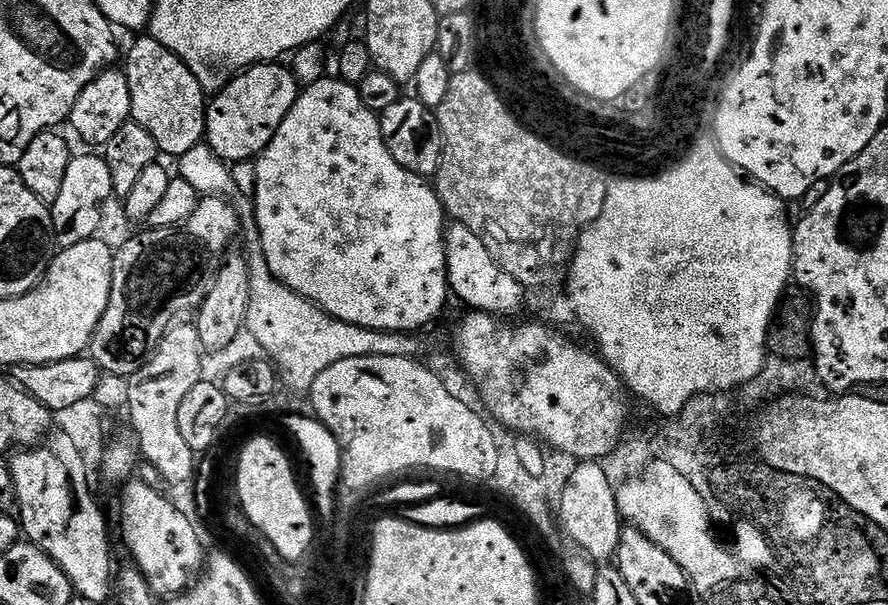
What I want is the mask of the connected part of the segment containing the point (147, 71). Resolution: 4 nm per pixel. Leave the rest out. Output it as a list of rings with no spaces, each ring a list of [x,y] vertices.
[[[140,34],[133,40],[136,41],[128,52],[126,65],[132,120],[151,134],[163,155],[165,152],[173,158],[182,157],[205,139],[206,89],[200,85],[192,69],[151,34]]]

